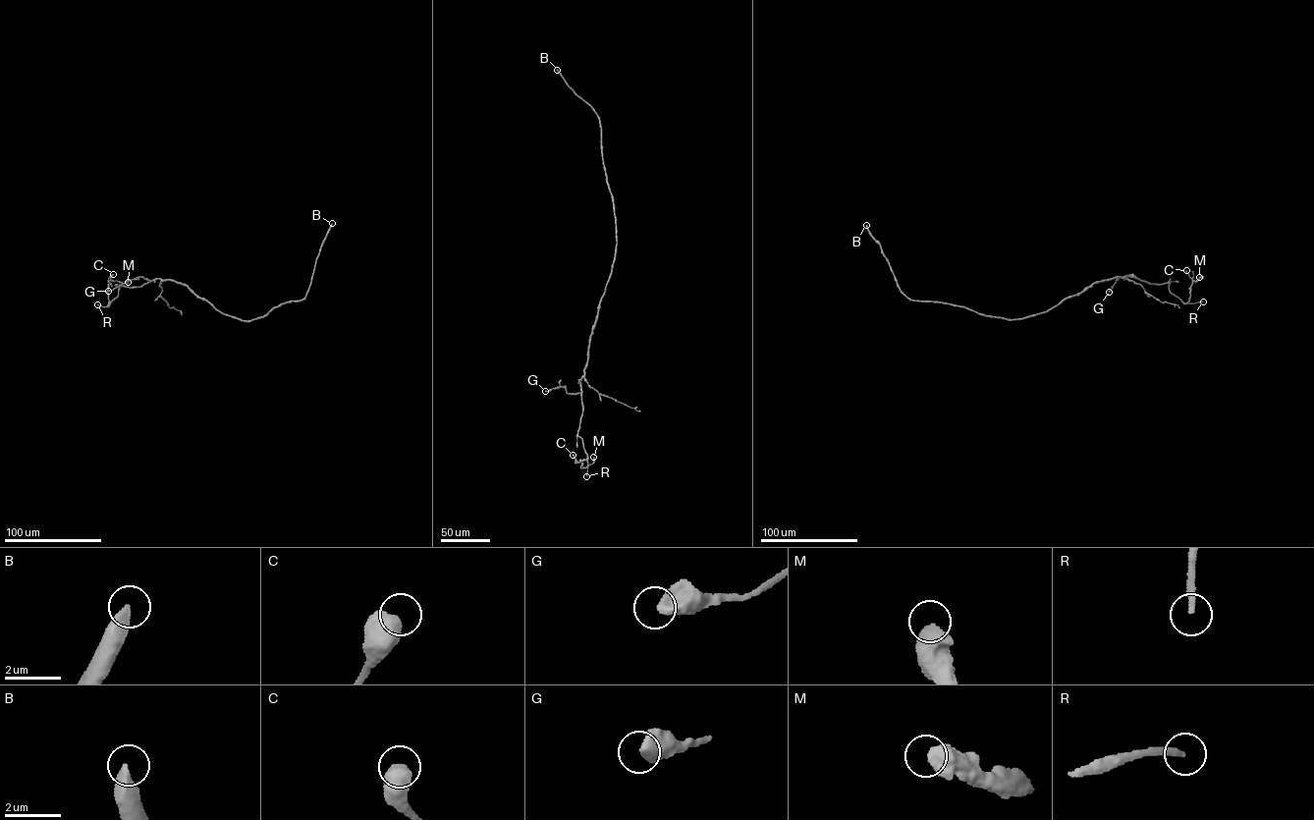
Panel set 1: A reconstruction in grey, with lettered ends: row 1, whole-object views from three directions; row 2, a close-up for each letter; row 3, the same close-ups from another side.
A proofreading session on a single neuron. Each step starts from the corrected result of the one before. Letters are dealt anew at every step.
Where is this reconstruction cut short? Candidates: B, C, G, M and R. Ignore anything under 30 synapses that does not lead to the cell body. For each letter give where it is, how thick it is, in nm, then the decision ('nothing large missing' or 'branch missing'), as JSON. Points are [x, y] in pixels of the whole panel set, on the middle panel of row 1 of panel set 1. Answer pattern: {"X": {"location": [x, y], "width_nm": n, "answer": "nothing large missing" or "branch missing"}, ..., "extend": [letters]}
{"B": {"location": [557, 70], "width_nm": 360, "answer": "branch missing"}, "C": {"location": [573, 455], "width_nm": 650, "answer": "nothing large missing"}, "G": {"location": [545, 391], "width_nm": 550, "answer": "nothing large missing"}, "M": {"location": [593, 457], "width_nm": 650, "answer": "nothing large missing"}, "R": {"location": [586, 476], "width_nm": 200, "answer": "branch missing"}, "extend": ["B", "R"]}

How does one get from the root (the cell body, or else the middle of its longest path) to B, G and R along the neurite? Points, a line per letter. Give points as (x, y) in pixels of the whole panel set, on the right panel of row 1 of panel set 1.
B: (1049, 309), (1009, 319), (982, 315), (948, 303), (909, 300), (900, 289), (888, 259), (866, 225)
G: (1049, 309), (1094, 283), (1125, 276), (1136, 277), (1131, 275), (1119, 277), (1109, 292)
R: (1049, 309), (1094, 283), (1125, 276), (1150, 283), (1169, 283), (1169, 291), (1184, 303), (1203, 301)

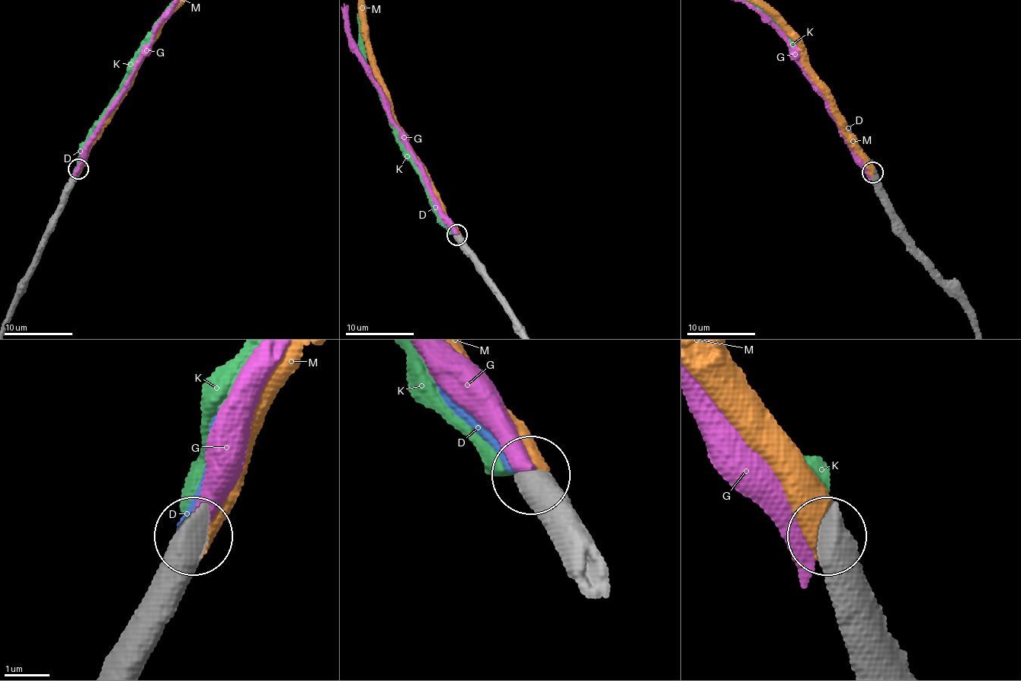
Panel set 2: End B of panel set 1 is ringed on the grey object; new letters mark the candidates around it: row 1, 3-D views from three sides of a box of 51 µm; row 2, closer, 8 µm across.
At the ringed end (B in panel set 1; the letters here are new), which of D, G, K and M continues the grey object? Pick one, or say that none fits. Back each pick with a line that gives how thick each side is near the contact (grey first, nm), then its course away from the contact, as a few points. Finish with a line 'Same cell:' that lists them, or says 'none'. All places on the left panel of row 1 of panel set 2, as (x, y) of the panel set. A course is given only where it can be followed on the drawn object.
M: 650 nm thick on the grey side, 600 nm on the other
Same cell: M

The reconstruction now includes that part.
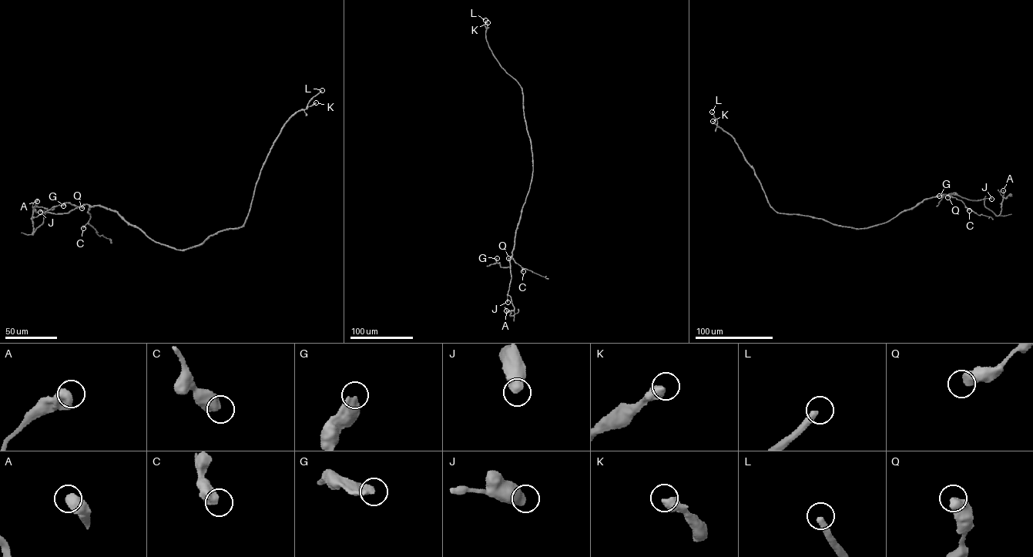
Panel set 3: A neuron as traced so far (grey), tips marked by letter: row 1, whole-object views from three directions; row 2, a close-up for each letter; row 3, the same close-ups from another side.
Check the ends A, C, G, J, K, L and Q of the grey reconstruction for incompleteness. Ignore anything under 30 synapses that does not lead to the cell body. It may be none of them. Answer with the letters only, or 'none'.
K, L

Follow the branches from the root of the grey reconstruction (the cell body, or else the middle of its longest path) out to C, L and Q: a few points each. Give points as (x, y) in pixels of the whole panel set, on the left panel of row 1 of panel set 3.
C: (178, 249), (155, 242), (139, 229), (129, 225), (116, 212), (98, 206), (88, 208), (90, 219), (83, 228)
L: (178, 249), (198, 246), (219, 231), (243, 226), (261, 169), (274, 140), (291, 116), (306, 108), (322, 90)
Q: (178, 249), (152, 240), (139, 229), (129, 225), (116, 212), (88, 204), (82, 205), (82, 208)

